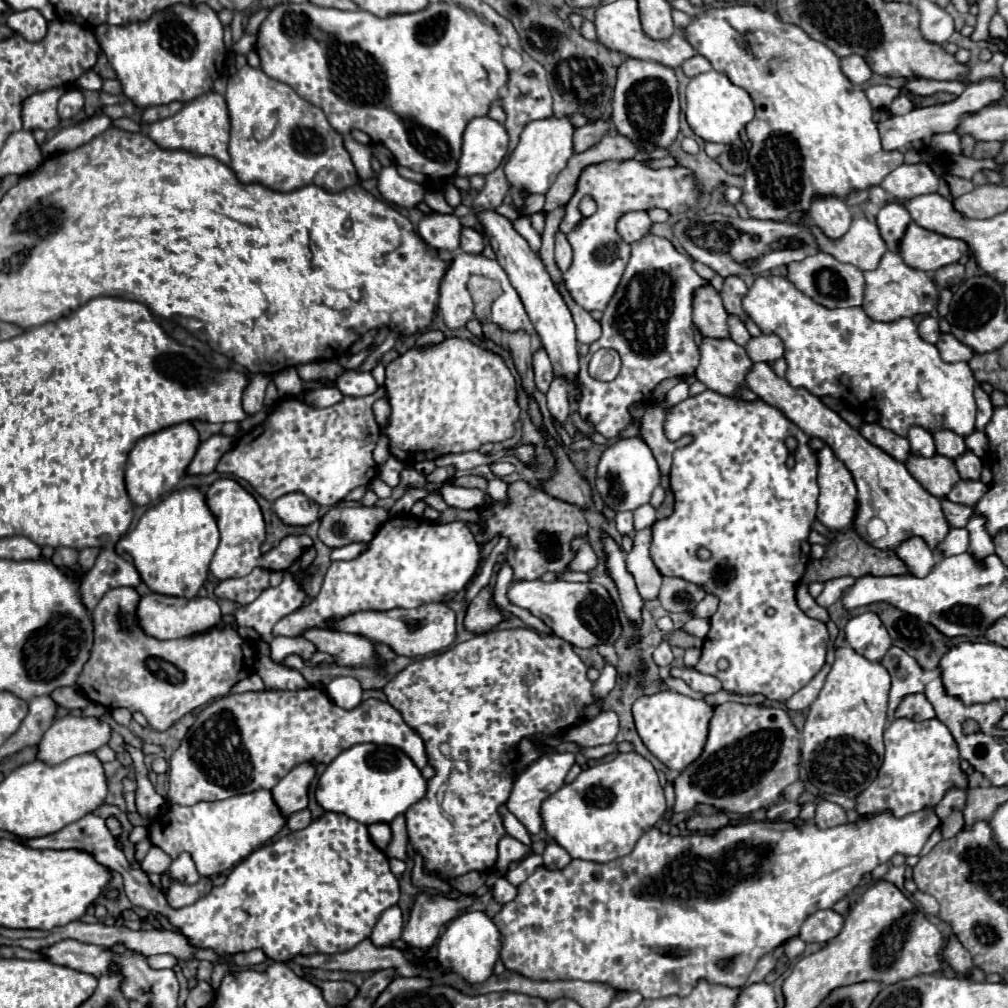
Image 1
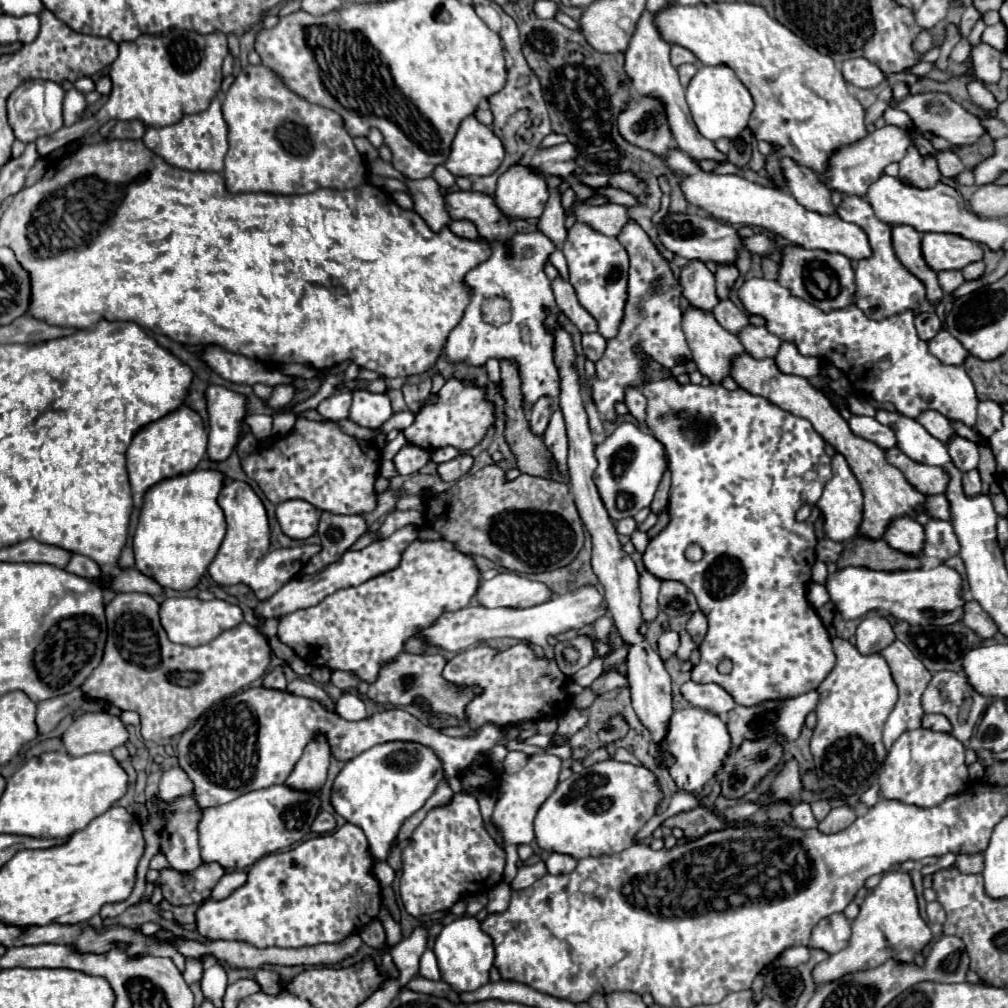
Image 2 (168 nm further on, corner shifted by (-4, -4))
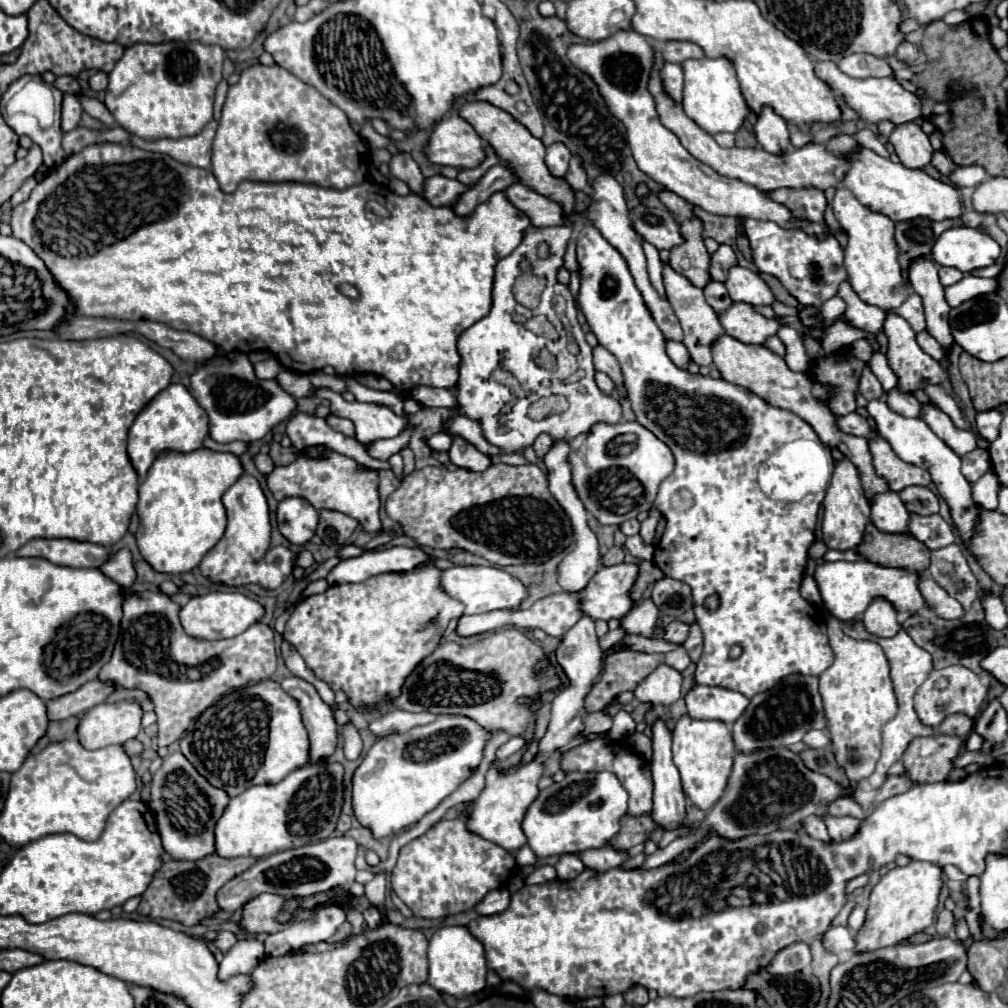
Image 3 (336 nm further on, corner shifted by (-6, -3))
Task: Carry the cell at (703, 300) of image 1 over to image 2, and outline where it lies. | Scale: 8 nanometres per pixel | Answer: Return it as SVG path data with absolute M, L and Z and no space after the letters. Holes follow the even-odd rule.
M691 260L687 268L681 268L679 278L683 284L683 296L689 300L689 304L703 312L713 312L719 298L715 292L715 278L707 266L699 260Z

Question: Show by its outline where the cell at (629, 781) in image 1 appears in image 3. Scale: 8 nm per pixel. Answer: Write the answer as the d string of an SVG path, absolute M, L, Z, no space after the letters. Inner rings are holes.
M567 773L561 783L553 783L543 789L537 799L525 811L521 829L527 837L527 845L537 857L551 857L563 853L575 853L585 849L599 849L609 845L611 837L619 831L619 819L627 813L627 791L613 773Z

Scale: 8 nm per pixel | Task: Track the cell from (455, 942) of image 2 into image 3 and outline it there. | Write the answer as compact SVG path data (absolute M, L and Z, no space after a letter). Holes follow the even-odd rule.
M441 927L429 941L429 977L427 983L447 995L463 999L485 987L485 953L483 945L469 933L467 927Z

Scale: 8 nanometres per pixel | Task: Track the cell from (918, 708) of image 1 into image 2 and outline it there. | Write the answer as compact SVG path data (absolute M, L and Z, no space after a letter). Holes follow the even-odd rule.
M923 714L923 728L935 732L951 732L951 724L943 714Z

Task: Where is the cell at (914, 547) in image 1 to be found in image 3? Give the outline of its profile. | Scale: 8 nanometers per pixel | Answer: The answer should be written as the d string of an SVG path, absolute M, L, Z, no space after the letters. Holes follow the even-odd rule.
M885 491L871 497L871 521L885 533L905 533L909 523L909 511L905 509L899 493Z

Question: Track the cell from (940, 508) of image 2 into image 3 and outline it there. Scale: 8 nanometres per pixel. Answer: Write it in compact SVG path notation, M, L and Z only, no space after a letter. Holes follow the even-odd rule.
M919 485L905 487L899 493L899 497L905 503L907 511L913 511L917 515L933 515L933 513L939 513L939 501L937 501L935 493L931 489L927 489L927 487L919 487Z

